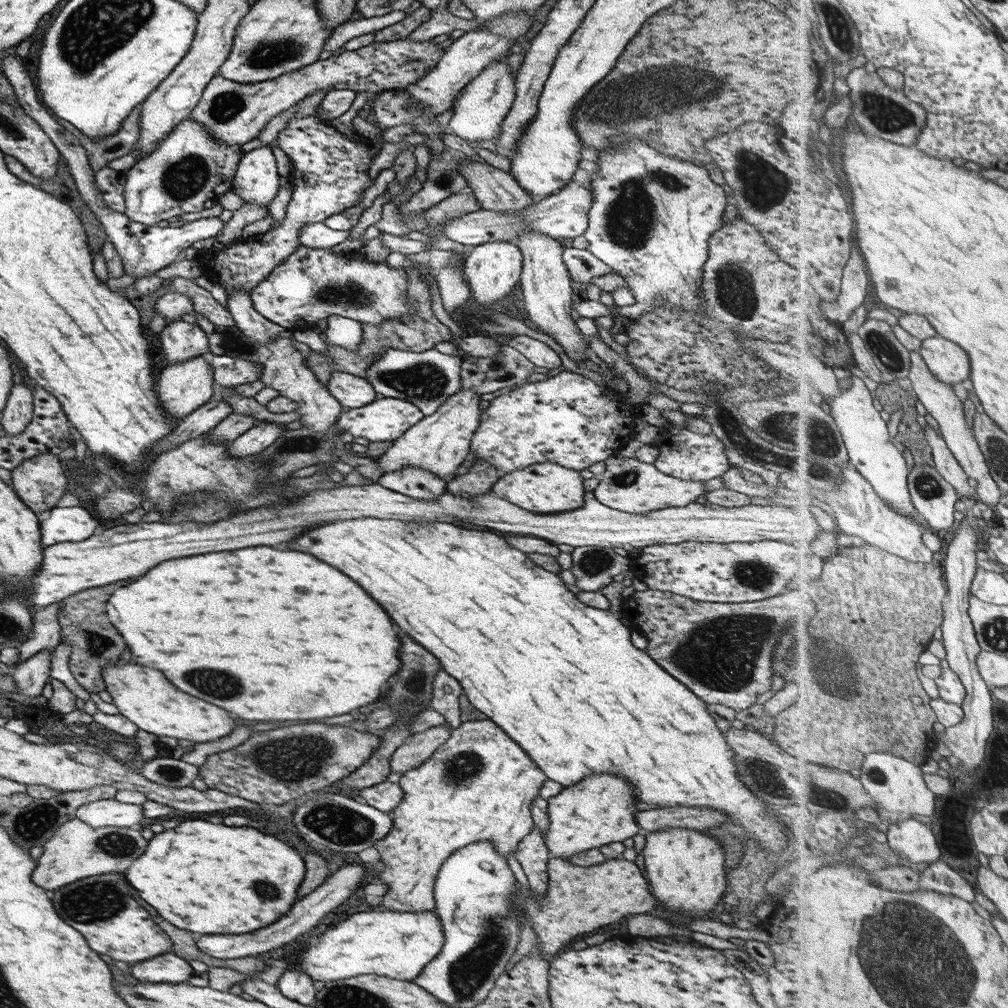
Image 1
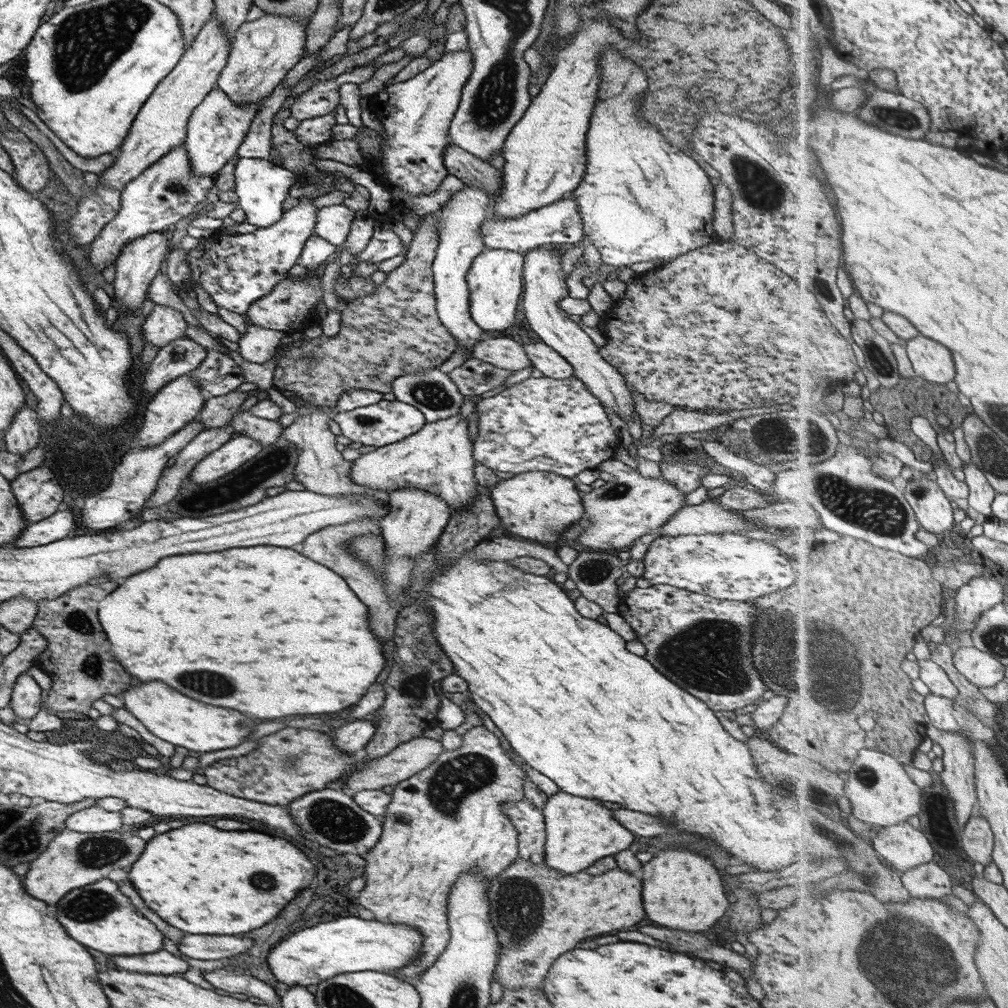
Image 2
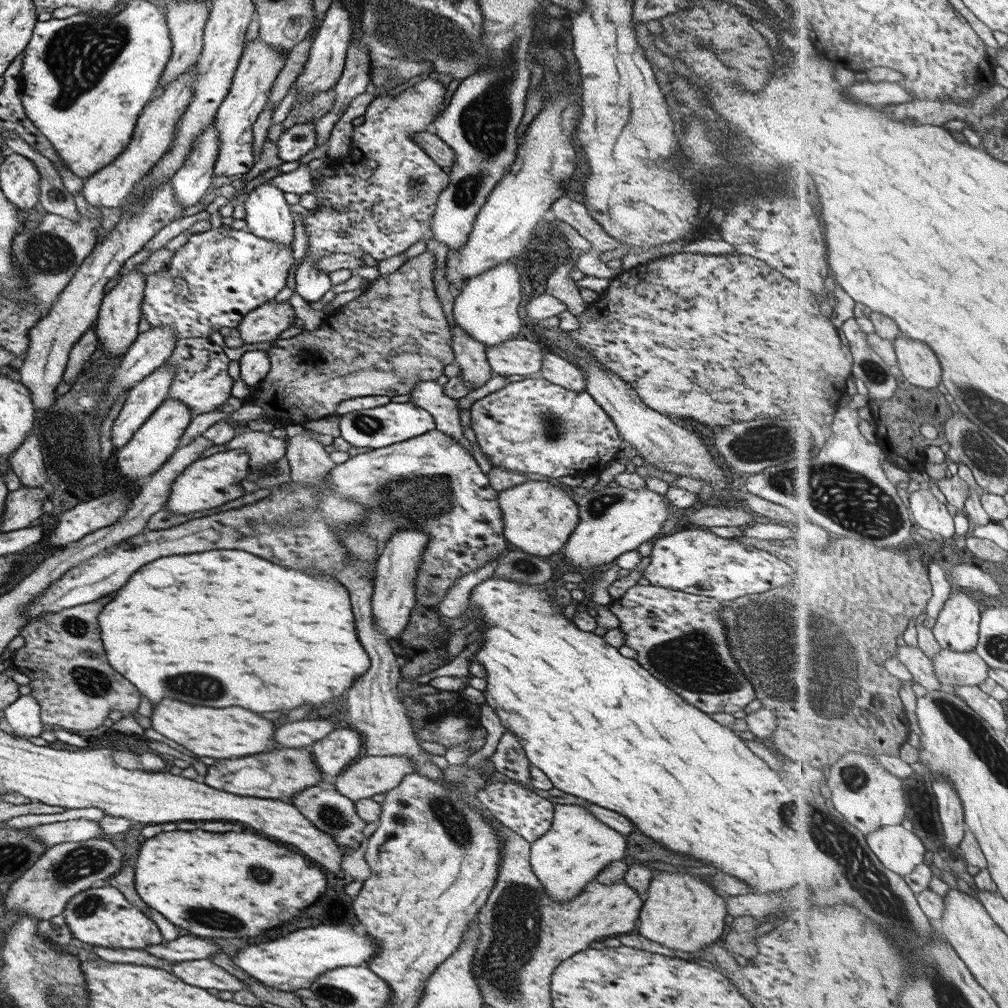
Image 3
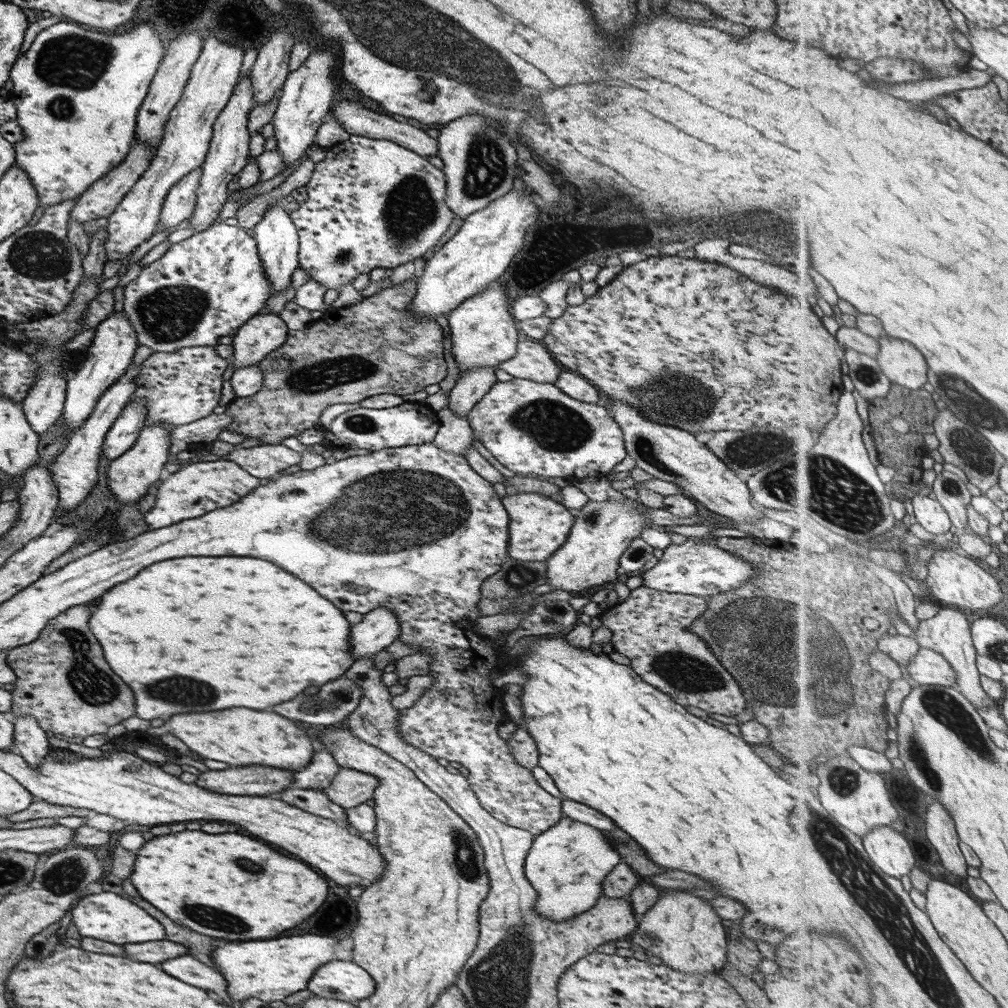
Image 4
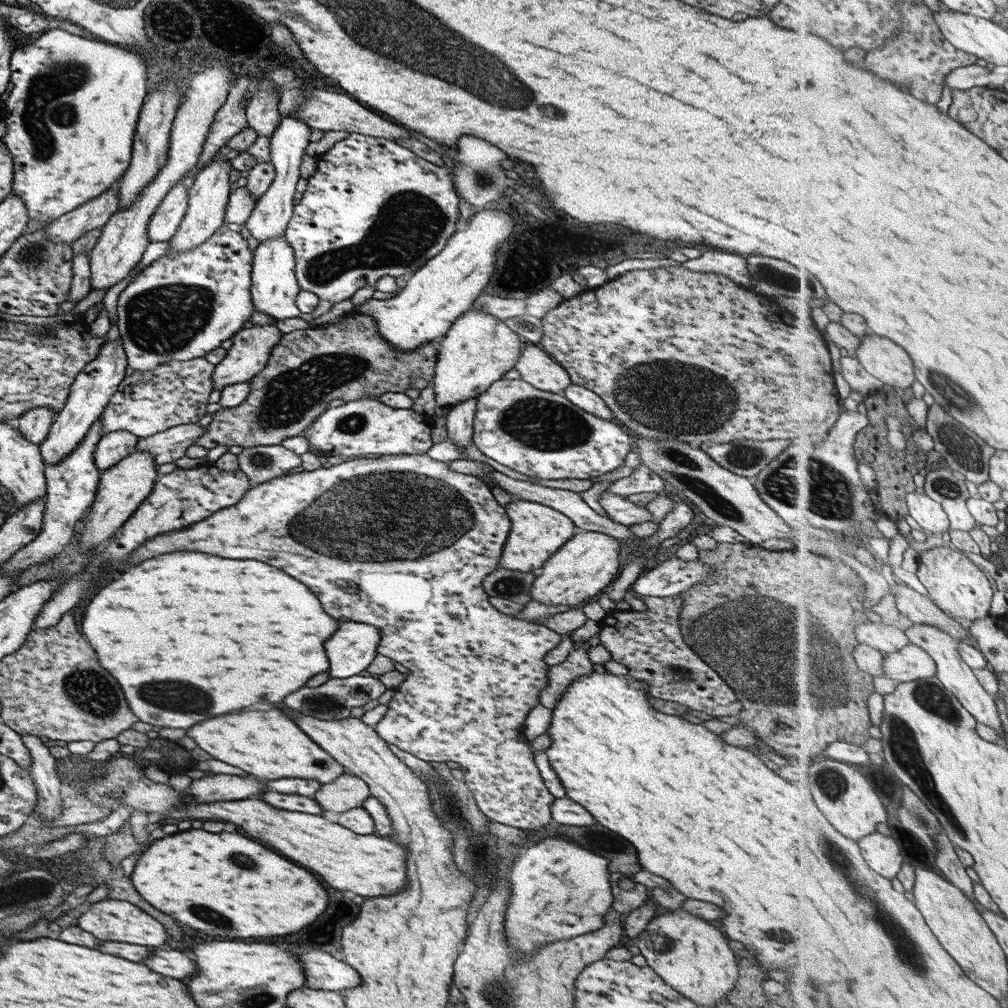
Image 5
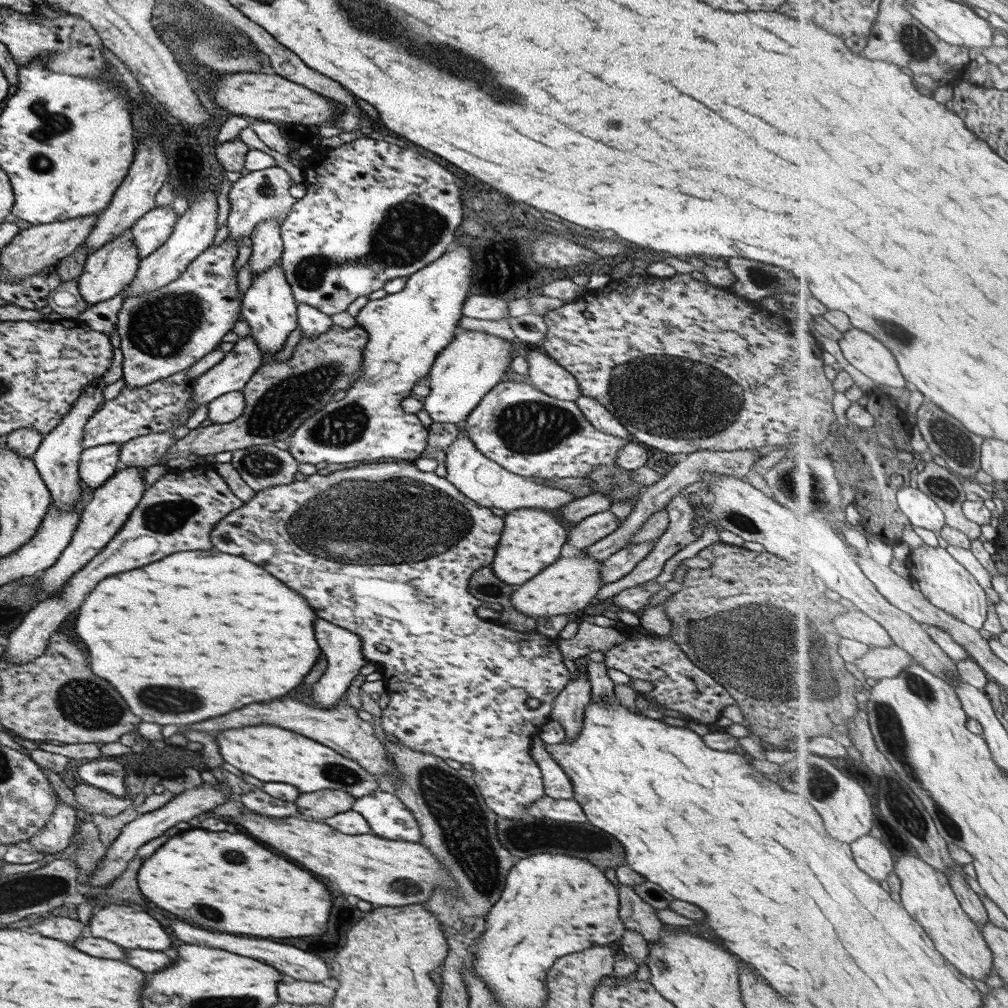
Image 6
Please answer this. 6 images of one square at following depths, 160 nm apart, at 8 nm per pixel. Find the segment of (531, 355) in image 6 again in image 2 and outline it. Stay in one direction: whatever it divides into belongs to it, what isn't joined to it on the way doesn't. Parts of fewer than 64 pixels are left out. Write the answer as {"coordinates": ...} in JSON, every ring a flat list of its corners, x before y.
{"coordinates":[[506,336,480,340,472,346,470,356,512,373,523,368,531,368,531,361,527,358,522,345]]}

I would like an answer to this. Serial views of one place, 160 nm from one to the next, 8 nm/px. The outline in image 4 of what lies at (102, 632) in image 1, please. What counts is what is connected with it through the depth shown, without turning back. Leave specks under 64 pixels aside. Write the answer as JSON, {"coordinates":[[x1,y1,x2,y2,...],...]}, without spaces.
{"coordinates":[[72,606,63,610,45,623,33,641,8,650,6,663,16,676,10,691,11,707,7,713,12,722,17,716,29,714,45,733,50,731,53,735,85,739,94,734,105,734,110,726,134,716,133,694,105,664,101,648,87,628,89,614,91,610,87,606]]}

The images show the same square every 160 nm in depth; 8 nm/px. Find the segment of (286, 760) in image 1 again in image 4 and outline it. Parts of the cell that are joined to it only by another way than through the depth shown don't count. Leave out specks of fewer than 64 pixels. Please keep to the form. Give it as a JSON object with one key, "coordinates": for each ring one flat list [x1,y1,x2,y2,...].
{"coordinates":[[241,766,226,770,207,770,197,778,197,786,233,796,269,796,273,792,289,789,293,781,291,770,279,770,269,766]]}

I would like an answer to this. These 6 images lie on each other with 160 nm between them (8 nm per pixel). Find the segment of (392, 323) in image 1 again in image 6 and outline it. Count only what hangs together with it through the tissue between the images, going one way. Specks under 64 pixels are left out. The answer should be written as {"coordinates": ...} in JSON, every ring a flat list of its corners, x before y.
{"coordinates":[[332,324,327,331,310,339,301,337,293,345,289,360,277,362,273,359,250,376,240,390,245,404,237,418,231,422,211,423,191,429,186,436,166,449,162,462,158,464,191,453,199,457,225,450,272,444,275,440,286,441,309,415,325,406,337,390,346,390,361,375,362,352,367,339,368,334,357,324,351,328]]}

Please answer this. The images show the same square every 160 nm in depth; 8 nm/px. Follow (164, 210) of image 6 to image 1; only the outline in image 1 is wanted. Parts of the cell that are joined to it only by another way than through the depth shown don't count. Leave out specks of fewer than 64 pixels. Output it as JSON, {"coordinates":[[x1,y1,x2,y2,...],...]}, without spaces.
{"coordinates":[[407,37,393,42,373,42,353,51,317,59,297,70,256,83,240,83,223,78,219,73,202,90,198,103,191,109,189,118,205,127,216,141,228,145,242,145,254,139,261,129,280,112,320,90,350,90,366,92,405,88,423,78,441,58,443,50,431,40,414,41]]}

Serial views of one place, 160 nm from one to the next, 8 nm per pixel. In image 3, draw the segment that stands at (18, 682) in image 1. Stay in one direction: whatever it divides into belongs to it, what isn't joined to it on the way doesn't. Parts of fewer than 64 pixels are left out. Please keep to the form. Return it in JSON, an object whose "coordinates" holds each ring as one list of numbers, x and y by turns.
{"coordinates":[[19,695,2,710,5,722,11,728,11,736,29,740,29,737,39,737,45,731,40,722,37,704,32,695]]}

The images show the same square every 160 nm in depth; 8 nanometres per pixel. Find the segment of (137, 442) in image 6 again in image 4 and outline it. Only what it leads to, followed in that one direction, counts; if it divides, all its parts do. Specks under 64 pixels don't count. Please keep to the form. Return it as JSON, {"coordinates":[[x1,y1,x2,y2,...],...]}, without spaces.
{"coordinates":[[225,412,211,413,189,424,171,427,168,451,171,456,174,456,182,450,196,452,201,447,208,447,212,440,217,438,217,434,223,431,231,421,232,416]]}

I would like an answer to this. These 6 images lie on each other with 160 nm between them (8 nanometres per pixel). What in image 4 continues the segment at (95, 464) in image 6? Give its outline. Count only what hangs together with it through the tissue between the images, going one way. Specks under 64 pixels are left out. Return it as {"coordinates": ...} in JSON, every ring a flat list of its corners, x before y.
{"coordinates":[[143,399,126,403,105,434,101,455,110,461,129,450,144,427,145,417,146,402]]}

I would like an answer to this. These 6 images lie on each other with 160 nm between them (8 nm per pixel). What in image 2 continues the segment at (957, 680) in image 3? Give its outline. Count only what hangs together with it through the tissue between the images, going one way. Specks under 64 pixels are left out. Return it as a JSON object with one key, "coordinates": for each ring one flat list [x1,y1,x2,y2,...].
{"coordinates":[[964,645,955,650,955,666,978,687,997,686,1005,678,1005,665,992,654,973,645]]}

